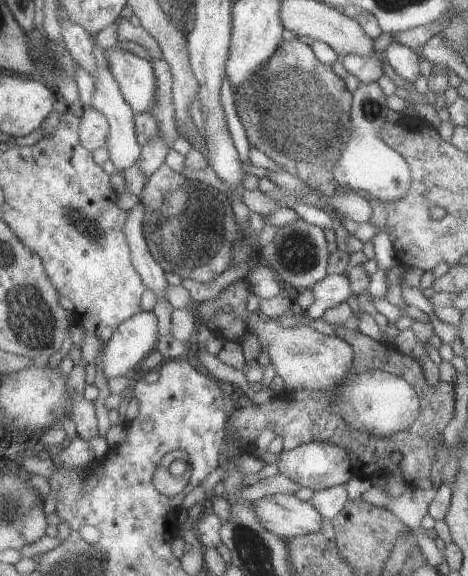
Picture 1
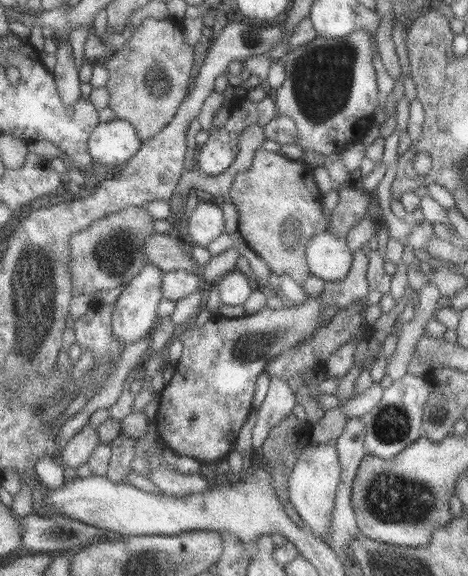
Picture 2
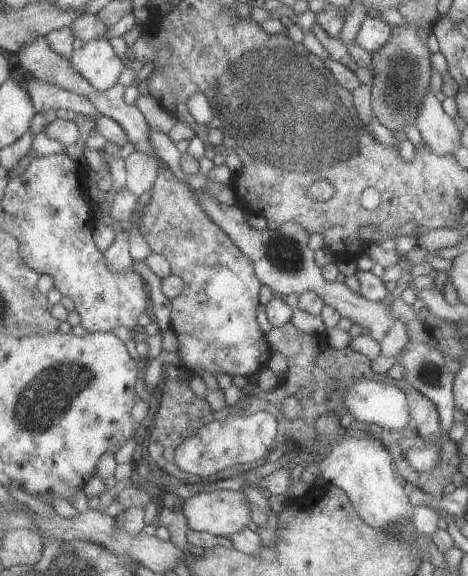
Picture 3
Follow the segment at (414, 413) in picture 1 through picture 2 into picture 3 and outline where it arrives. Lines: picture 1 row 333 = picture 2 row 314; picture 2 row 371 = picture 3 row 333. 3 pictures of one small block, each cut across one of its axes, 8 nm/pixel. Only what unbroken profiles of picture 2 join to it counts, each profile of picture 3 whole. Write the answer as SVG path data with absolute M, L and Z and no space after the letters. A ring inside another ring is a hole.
M164 164L160 177L152 190L152 198L143 210L139 230L149 243L152 251L162 254L170 260L173 275L179 275L186 282L186 289L173 303L171 328L180 342L176 361L195 374L196 369L234 376L251 377L268 368L274 350L268 341L267 334L262 332L258 322L260 308L260 290L264 284L256 275L255 263L232 239L224 228L217 224L203 208L201 198L190 184L178 180L172 168Z

